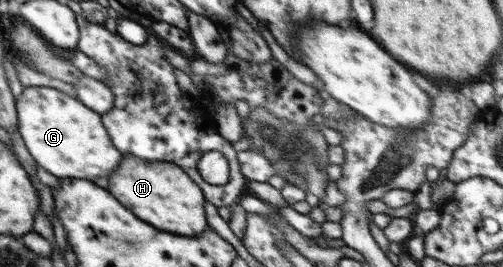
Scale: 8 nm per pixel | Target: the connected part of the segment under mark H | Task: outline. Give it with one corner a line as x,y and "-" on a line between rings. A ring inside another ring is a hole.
127,154
121,160
121,166
113,172
113,176
109,176
109,192
129,210
133,210
133,214
137,214
137,218
149,222
151,226
159,228
162,231
169,231
186,237
198,238
200,232
208,228
205,209
203,205
206,202
204,193
197,186
196,182
174,162
155,161
147,162
141,158
133,158
133,155

